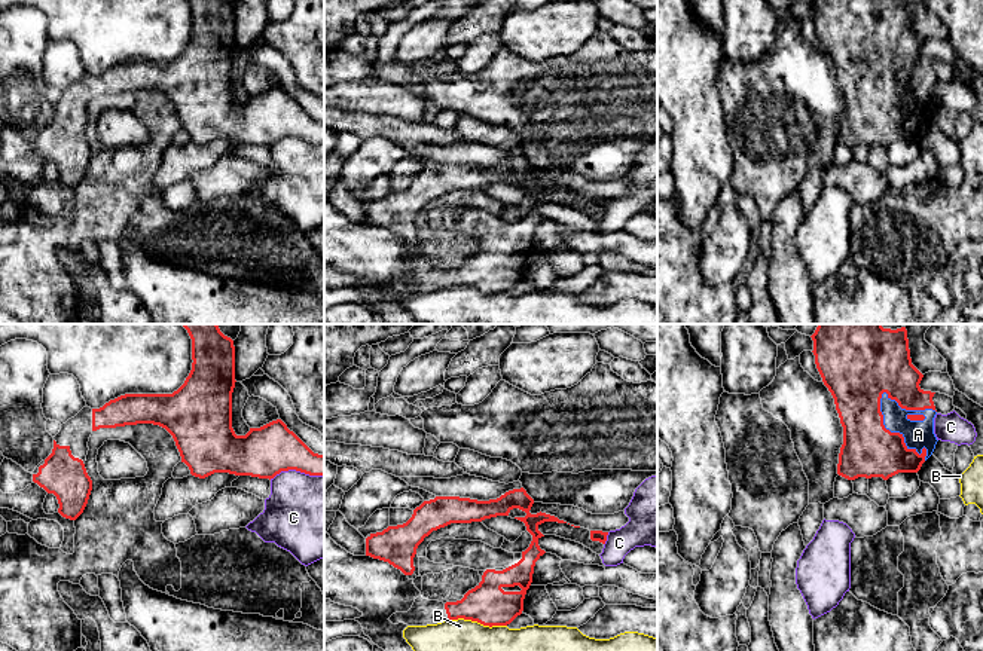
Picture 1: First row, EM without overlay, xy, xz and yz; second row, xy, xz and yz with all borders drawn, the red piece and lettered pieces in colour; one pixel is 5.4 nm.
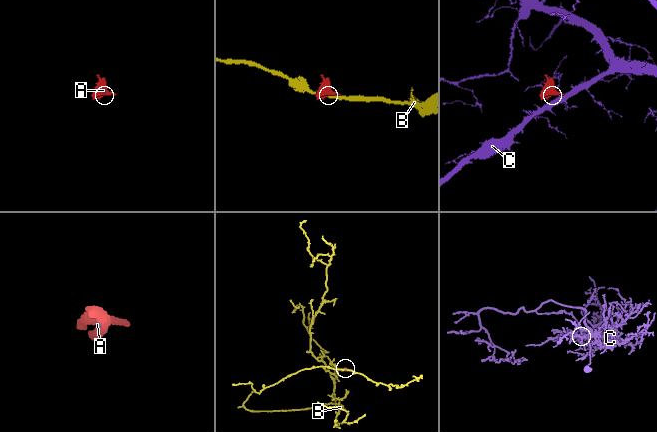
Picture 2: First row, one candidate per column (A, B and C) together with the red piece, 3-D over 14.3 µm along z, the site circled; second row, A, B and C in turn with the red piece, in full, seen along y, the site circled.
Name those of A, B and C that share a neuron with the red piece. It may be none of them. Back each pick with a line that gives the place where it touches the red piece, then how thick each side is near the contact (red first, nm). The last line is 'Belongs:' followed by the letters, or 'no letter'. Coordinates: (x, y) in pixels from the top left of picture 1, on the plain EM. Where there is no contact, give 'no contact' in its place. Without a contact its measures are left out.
A: contact yz (896, 100); calibres 300 and 160 nm
Belongs: A

